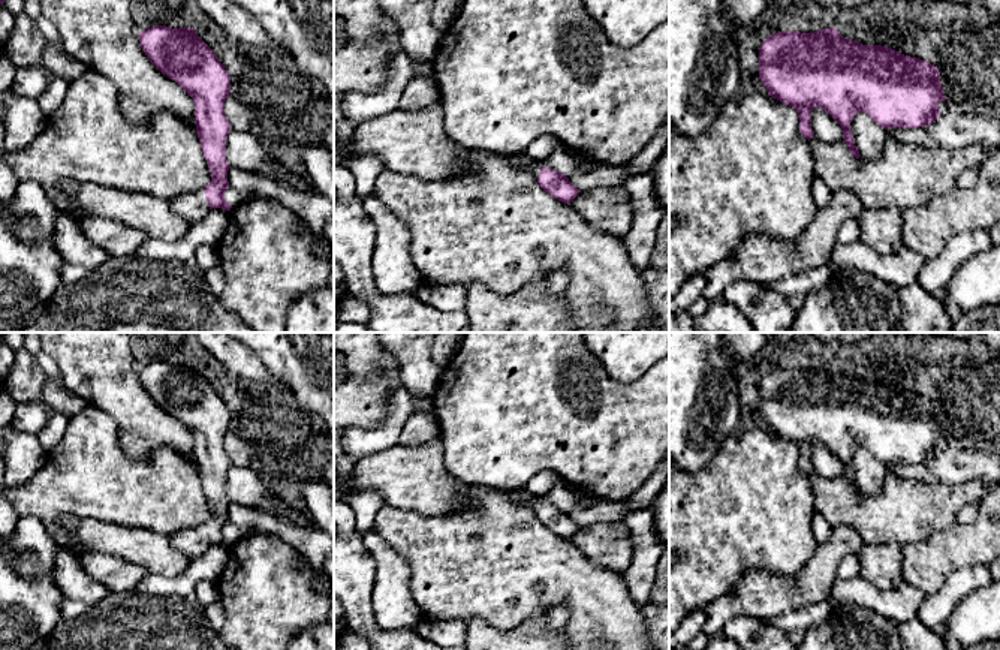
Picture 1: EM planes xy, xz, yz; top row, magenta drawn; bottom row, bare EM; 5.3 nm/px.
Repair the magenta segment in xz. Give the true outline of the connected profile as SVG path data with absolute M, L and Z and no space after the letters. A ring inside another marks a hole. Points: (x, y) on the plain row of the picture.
M525 488L513 490L512 496L521 503L528 503L545 527L567 541L579 529L579 526L569 517L566 509L557 508L545 502L537 502L534 496L530 494Z

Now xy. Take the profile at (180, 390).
M153 361L139 367L139 377L150 397L193 434L196 467L211 506L208 521L171 535L171 544L190 562L199 559L213 544L231 547L232 541L225 535L231 503L226 496L231 460L225 449L225 437L231 428L228 406L195 364Z

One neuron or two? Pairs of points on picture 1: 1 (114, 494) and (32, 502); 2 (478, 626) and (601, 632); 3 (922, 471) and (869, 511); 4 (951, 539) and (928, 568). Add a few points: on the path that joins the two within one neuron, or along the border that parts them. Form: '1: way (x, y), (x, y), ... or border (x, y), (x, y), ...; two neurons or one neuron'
1: way (93, 494), (53, 494); one neuron
2: border (562, 629), (566, 634); two neurons
3: border (889, 471), (903, 477), (946, 484); two neurons
4: way (948, 547), (934, 560); one neuron

